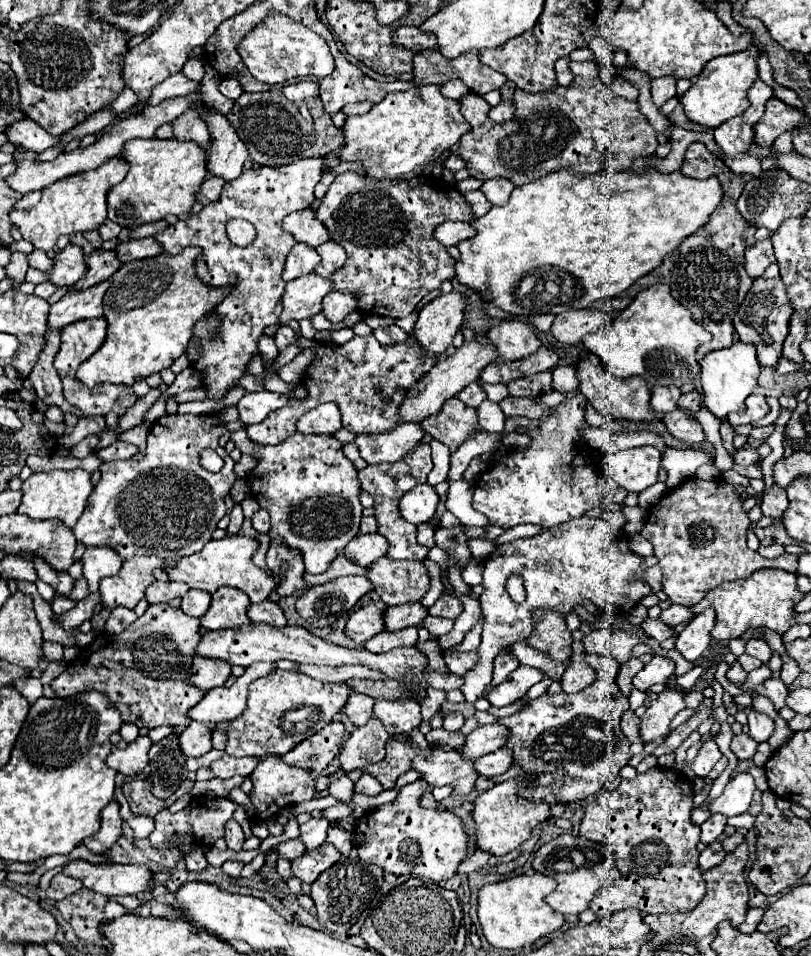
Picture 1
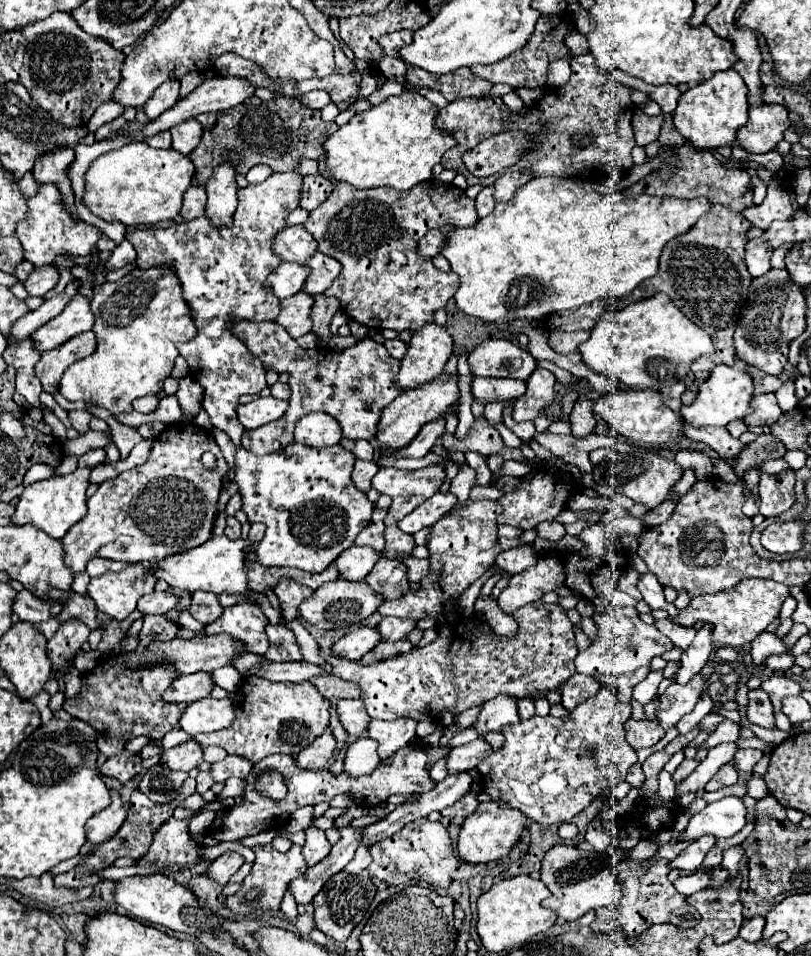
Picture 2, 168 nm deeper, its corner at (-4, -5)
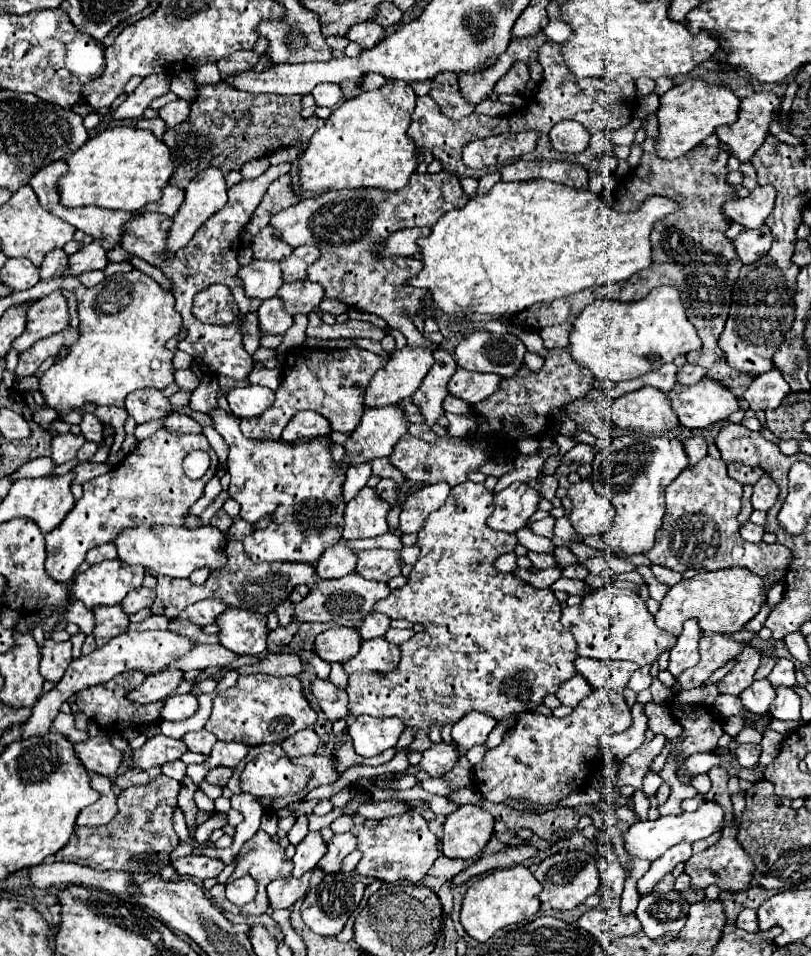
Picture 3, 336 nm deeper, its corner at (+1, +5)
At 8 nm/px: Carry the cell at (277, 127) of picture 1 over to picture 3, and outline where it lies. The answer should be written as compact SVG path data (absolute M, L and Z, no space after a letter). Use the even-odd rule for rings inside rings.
M226 81L202 85L198 89L196 101L190 105L188 119L180 123L180 127L166 129L162 137L176 163L176 171L168 183L184 189L190 179L208 167L218 167L224 175L228 175L234 169L240 171L244 163L266 157L280 147L296 145L298 141L306 147L310 135L324 123L324 119L318 119L316 115L304 119L300 111L300 95L252 95L230 87Z

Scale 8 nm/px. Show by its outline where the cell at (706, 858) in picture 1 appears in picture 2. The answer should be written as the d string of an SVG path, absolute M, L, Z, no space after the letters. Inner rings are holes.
M695 871L695 873L687 875L687 877L677 879L673 885L675 885L675 889L681 891L681 893L695 893L695 891L699 891L699 889L705 889L705 887L709 885L709 881L711 881L711 871L705 871L705 873Z

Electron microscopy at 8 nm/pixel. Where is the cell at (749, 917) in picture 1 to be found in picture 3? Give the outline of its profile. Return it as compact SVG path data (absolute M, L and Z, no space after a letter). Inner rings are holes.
M744 909L738 919L736 919L736 927L744 929L748 933L756 933L758 931L758 919L756 919L756 911L754 909Z

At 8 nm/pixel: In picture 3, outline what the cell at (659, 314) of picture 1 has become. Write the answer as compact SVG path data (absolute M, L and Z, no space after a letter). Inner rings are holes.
M656 287L640 301L596 301L588 305L572 325L570 355L596 377L620 383L636 379L678 355L700 349L696 327L686 319L680 295L674 287Z

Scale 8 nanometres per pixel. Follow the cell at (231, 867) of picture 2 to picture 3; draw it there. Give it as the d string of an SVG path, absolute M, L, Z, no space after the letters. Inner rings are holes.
M192 855L192 857L180 857L174 861L174 869L180 875L188 877L198 877L198 879L208 879L208 877L218 877L220 871L224 869L224 863L218 859L210 859L206 855Z

